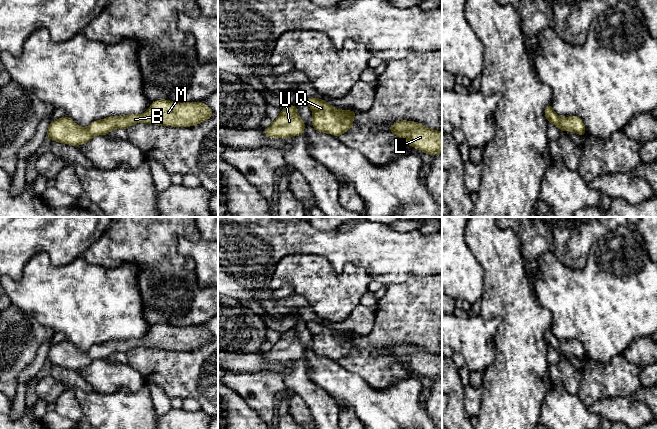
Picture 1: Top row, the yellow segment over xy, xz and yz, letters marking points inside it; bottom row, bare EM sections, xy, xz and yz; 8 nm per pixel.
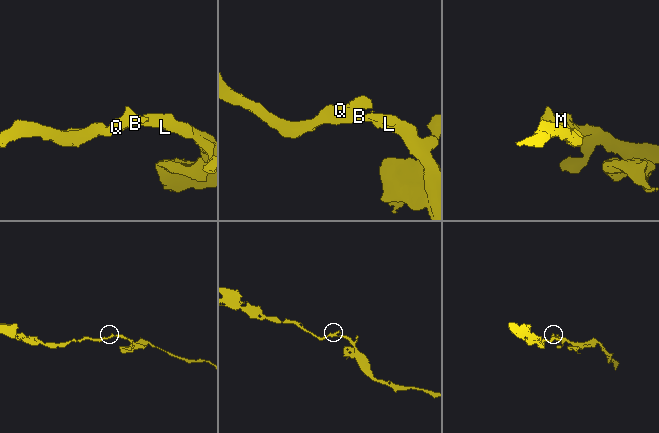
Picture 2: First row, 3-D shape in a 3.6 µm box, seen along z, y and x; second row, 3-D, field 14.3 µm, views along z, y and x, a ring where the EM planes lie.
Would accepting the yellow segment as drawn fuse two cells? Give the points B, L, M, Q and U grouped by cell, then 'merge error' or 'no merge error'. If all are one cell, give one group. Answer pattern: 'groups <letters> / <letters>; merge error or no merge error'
groups B L M Q U; no merge error

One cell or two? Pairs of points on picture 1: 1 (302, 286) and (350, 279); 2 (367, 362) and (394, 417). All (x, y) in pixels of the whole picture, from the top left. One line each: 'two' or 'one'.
1: one
2: two

